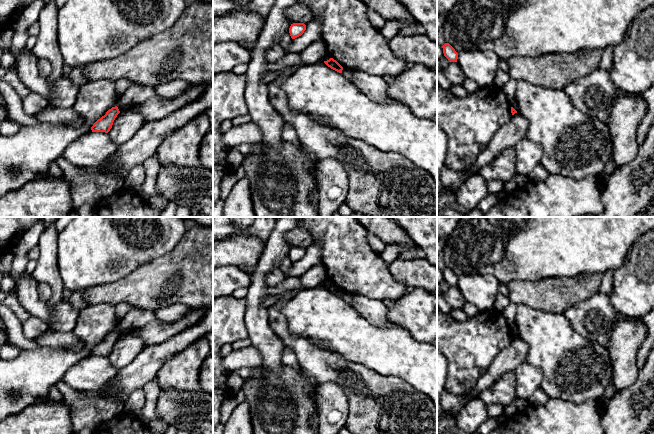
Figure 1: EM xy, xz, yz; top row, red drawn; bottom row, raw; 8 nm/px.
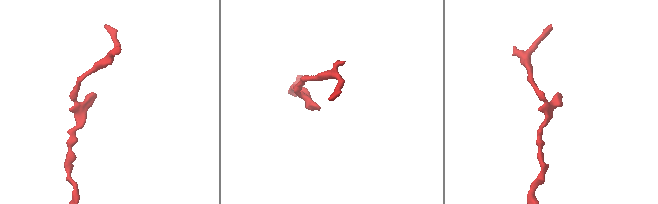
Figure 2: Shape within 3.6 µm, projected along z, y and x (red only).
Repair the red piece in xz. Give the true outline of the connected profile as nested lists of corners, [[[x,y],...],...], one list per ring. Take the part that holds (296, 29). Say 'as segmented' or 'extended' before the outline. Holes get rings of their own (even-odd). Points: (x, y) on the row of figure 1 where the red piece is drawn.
as segmented; [[[293,23],[289,28],[289,33],[292,39],[301,36],[306,30],[306,25],[304,23]]]

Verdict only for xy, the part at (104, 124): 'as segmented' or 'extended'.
as segmented

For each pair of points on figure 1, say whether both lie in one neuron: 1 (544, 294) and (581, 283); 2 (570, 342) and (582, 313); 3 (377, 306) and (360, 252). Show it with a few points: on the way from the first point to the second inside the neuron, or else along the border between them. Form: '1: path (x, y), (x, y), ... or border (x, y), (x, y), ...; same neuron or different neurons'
1: path (553, 294), (572, 291); same neuron
2: border (563, 314), (576, 331), (595, 343); different neurons
3: border (353, 293), (359, 293), (382, 301); different neurons

